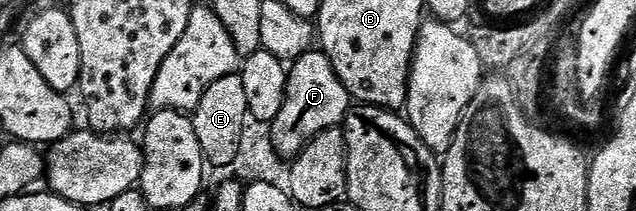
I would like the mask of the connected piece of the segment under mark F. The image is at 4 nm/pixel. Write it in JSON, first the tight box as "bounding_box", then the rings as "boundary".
{"bounding_box":[271,49,351,161],"boundary":[[[310,49],[292,60],[288,72],[283,109],[279,109],[279,117],[275,117],[271,126],[275,150],[284,160],[292,161],[319,133],[344,124],[351,110],[351,100],[331,61],[320,49]]]}

